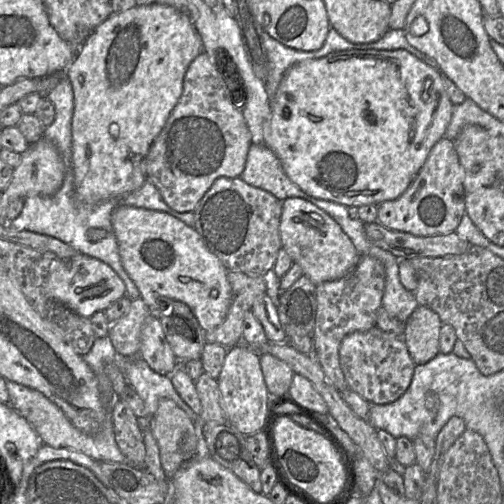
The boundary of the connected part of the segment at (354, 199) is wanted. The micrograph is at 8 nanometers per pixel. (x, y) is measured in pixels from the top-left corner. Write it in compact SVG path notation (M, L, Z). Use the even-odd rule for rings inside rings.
M404 49L337 51L337 52L329 53L328 55L318 59L306 60L298 64L295 64L291 68L289 68L289 70L285 73L273 99L270 102L269 116L264 122L264 127L263 127L263 139L264 139L263 144L265 144L268 148L270 148L274 152L274 154L278 157L288 178L305 193L315 198L329 200L342 204L348 207L349 209L353 209L353 211L356 211L358 207L363 205L374 204L378 206L382 202L397 199L400 195L402 195L406 191L406 189L409 187L409 185L414 180L419 170L425 163L427 156L430 150L432 149L432 147L437 143L437 141L439 141L442 137L444 137L445 131L451 119L452 109L453 109L453 104L450 101L450 98L445 89L440 71L438 69L430 67L422 60L412 55L410 52Z

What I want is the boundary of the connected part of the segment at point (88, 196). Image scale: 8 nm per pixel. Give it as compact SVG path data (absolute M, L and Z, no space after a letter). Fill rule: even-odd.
M161 4L146 6L137 5L125 12L114 13L101 23L77 50L74 60L63 75L70 80L74 95L74 111L72 116L72 163L75 194L78 200L87 204L97 204L129 194L143 185L147 179L146 157L150 147L164 128L171 111L181 96L183 79L188 66L201 52L203 52L202 40L188 13Z

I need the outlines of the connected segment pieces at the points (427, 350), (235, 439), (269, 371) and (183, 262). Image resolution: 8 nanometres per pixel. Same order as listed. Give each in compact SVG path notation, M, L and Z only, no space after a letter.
M419 305L404 323L403 339L416 365L425 364L440 353L441 325L438 314Z
M202 423L210 457L232 471L254 492L262 492L261 470L253 460L244 434L228 423Z
M269 353L260 354L260 366L270 397L287 394L295 374L291 367Z
M119 205L113 210L111 216L111 222L112 222L115 237L118 242L119 254L120 254L122 265L126 270L126 272L128 273L129 277L133 280L133 282L138 287L141 293L141 298L151 308L152 313L161 312L163 308L168 306L166 302L177 301L186 304L190 308L191 312L198 320L199 325L205 331L213 330L224 321L228 309L230 307L231 296L232 296L231 286L227 278L228 270L222 264L222 262L207 249L205 243L203 242L198 232L194 229L194 227L186 225L178 218L166 212L157 211L157 210L148 210L144 208L136 208L136 207L126 206L126 205Z

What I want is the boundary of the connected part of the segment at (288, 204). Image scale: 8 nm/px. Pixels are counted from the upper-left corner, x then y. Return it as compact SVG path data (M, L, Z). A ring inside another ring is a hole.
M289 197L282 201L279 232L282 248L315 285L346 276L360 258L360 254L339 224L325 211L300 197Z

